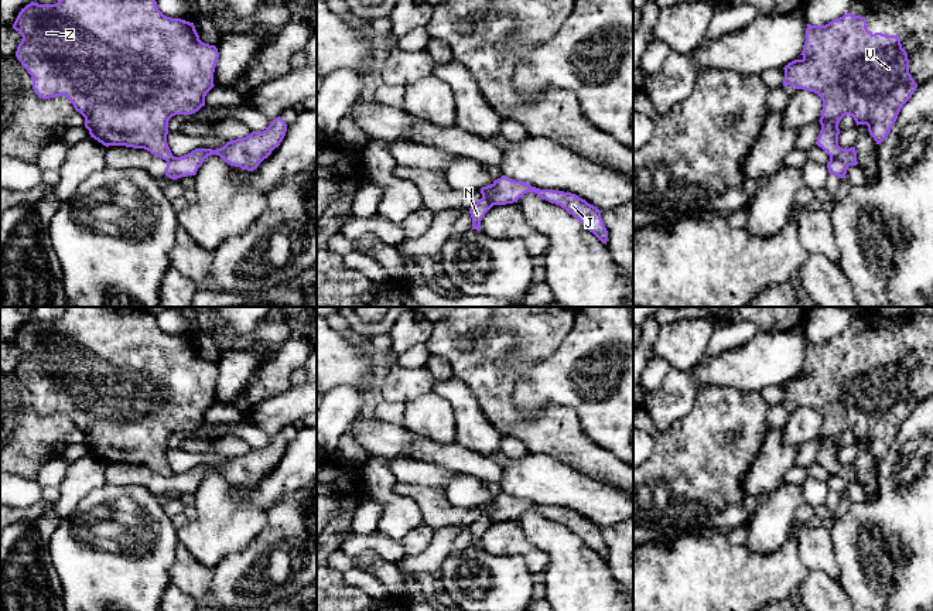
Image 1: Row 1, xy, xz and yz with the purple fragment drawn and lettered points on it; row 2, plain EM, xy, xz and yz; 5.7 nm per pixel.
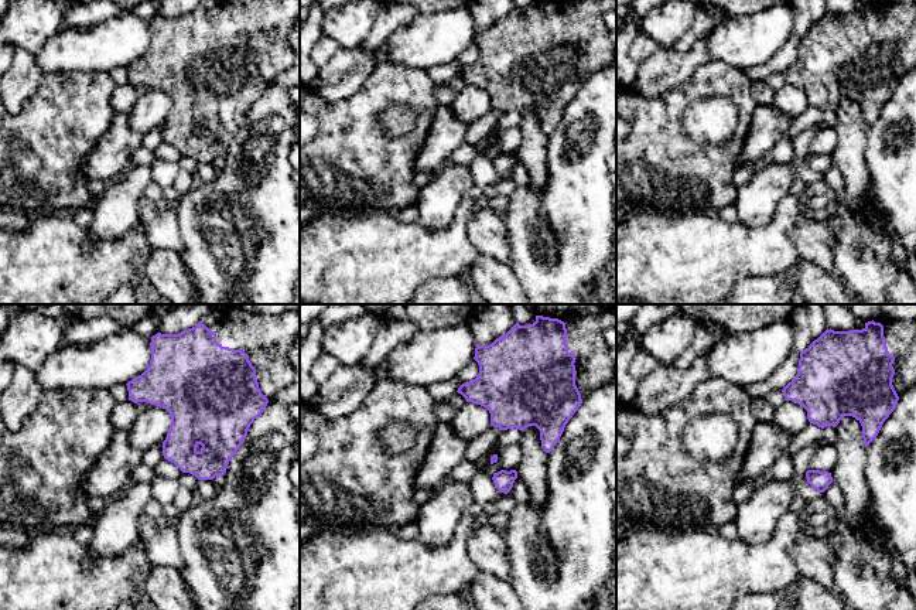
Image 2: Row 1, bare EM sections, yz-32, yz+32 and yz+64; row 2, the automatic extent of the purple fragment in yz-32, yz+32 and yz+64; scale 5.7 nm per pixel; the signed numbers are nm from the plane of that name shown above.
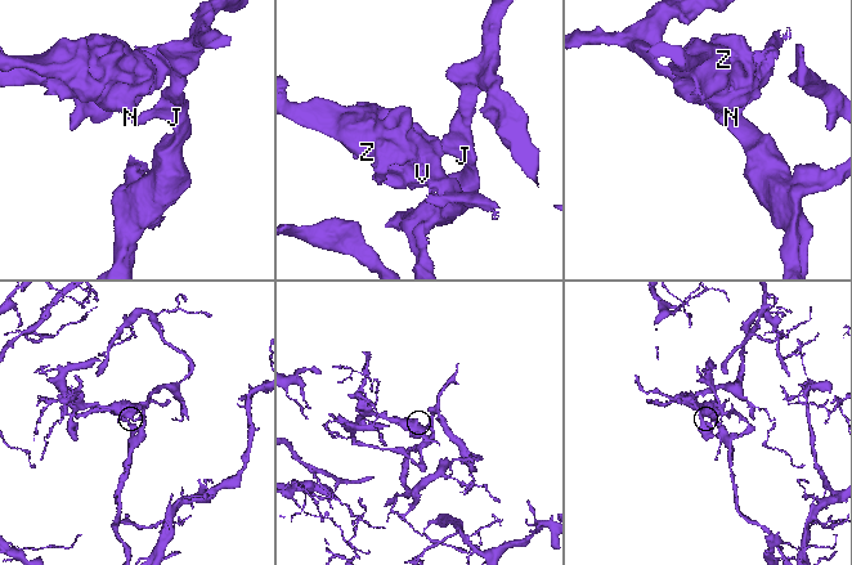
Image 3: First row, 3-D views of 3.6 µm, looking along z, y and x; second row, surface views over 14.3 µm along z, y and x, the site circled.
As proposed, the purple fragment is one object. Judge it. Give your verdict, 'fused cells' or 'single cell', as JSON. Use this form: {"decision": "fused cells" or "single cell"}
{"decision": "fused cells"}

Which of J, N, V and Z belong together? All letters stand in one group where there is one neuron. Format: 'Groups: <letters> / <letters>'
Groups: J / N V Z

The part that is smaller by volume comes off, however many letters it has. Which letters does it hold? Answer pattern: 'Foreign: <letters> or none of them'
Foreign: N, V, Z

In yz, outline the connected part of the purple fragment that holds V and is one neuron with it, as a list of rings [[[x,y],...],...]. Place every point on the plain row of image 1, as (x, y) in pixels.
[[[847,330],[826,342],[807,341],[806,358],[800,371],[802,376],[789,379],[785,386],[783,403],[806,406],[817,410],[823,417],[820,434],[821,447],[816,461],[830,475],[840,475],[848,484],[857,482],[855,464],[838,462],[838,440],[845,433],[854,434],[857,443],[867,441],[876,461],[881,461],[891,450],[903,421],[915,410],[917,400],[909,390],[909,376],[902,365],[899,352],[872,351],[867,345],[867,337]]]

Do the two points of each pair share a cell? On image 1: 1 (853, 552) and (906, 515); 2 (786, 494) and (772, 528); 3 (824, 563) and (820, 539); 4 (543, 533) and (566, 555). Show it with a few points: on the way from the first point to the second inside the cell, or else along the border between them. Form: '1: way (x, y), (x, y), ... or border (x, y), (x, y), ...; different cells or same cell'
1: way (855, 533), (857, 525), (870, 515), (888, 515); same cell
2: way (783, 502), (772, 519); same cell
3: way (822, 557), (820, 545); same cell
4: way (549, 538), (560, 549); same cell

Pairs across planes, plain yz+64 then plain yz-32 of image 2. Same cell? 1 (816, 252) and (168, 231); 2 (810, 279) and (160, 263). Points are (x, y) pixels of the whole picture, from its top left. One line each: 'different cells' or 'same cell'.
1: same cell
2: same cell

